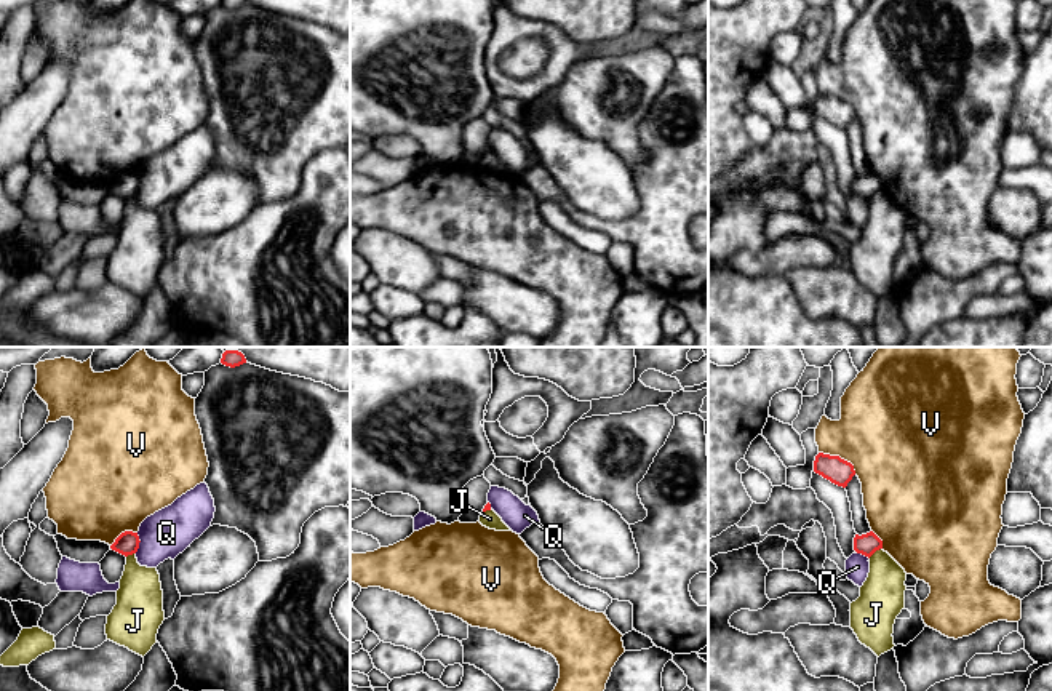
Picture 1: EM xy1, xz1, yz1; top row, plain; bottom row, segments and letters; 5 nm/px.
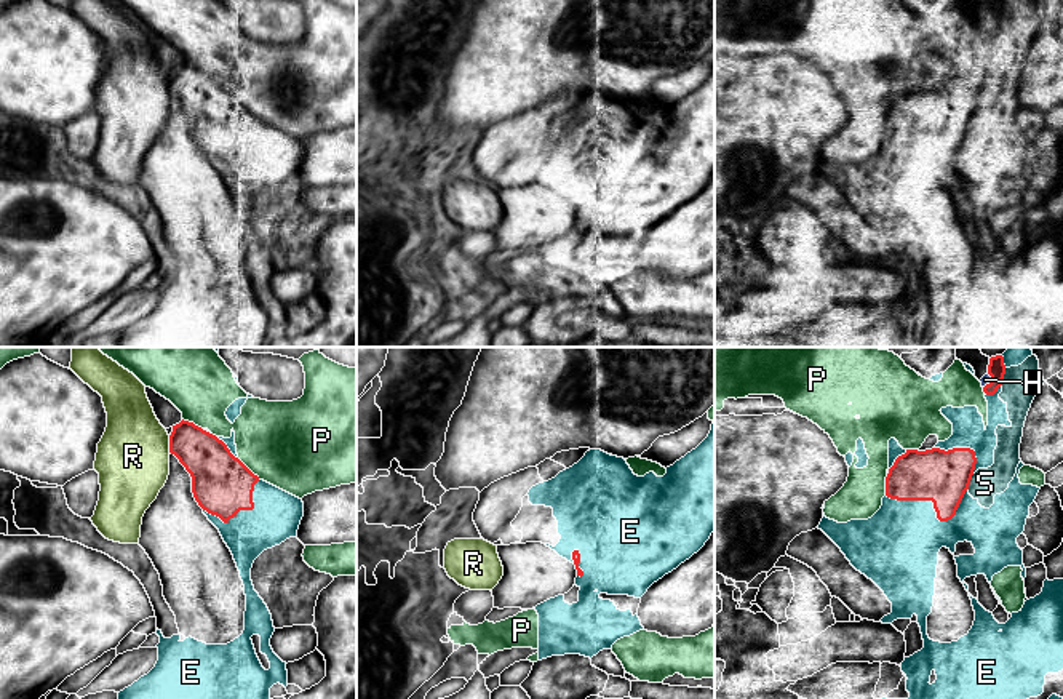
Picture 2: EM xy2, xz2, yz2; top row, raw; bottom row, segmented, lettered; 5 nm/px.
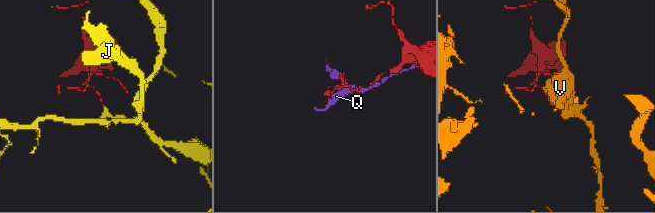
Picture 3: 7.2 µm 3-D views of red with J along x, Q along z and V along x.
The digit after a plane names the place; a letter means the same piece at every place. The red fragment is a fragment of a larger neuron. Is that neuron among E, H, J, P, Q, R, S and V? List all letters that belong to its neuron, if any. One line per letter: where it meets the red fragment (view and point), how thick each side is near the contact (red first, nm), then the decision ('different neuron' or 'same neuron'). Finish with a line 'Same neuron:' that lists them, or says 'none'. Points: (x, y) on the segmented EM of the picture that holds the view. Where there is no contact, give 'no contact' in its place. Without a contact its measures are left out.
E: yz2 (934, 507) | 260/400 nm | same neuron
H: yz2 (991, 381) | 90/50 nm | different neuron
J: yz1 (875, 551) | 110/220 nm | different neuron
P: xy2 (246, 467) | 300/440 nm | different neuron
Q: xy1 (139, 541) | 110/240 nm | different neuron
R: xy2 (170, 443) | 240/360 nm | different neuron
S: yz2 (969, 482) | 260/150 nm | different neuron
V: yz1 (838, 456) | 130/440 nm | different neuron
Same neuron: E

